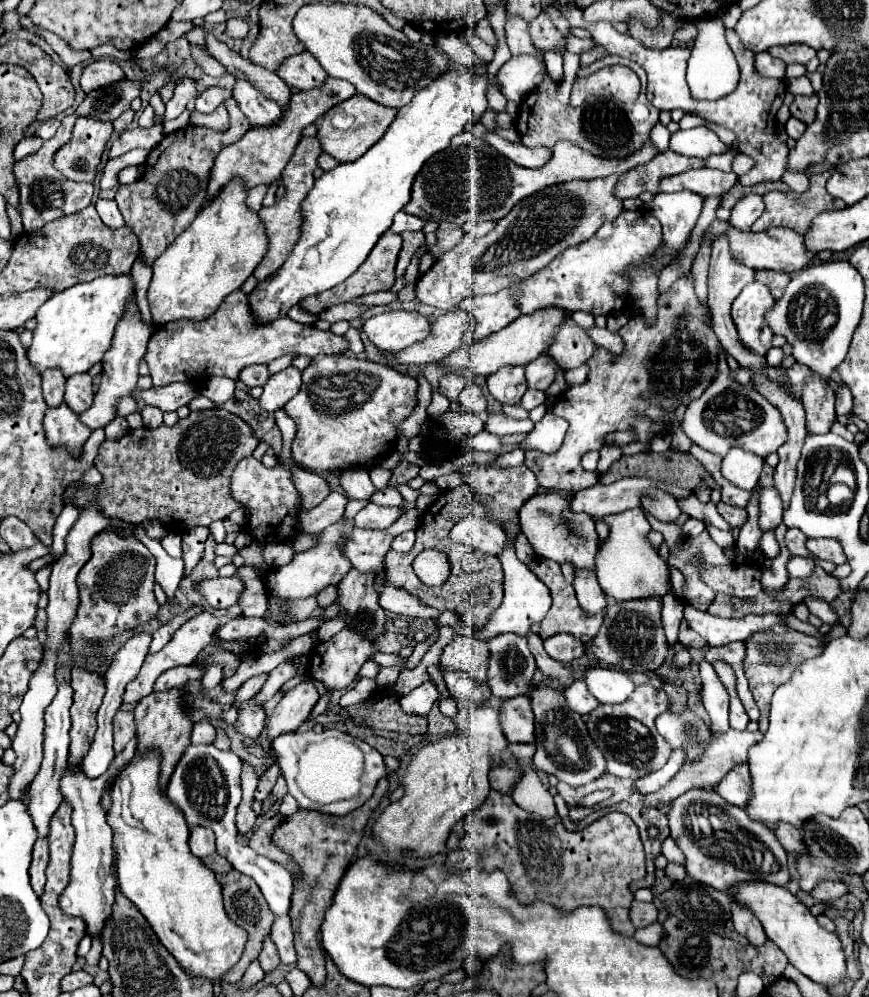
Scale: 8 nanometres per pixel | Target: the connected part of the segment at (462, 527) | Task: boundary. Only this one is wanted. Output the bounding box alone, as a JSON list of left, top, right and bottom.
[449,514,505,556]

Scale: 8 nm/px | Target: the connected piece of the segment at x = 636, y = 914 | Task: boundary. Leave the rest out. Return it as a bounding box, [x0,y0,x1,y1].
[629,902,657,928]

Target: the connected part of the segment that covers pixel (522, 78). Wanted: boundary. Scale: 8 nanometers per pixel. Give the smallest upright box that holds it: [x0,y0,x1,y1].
[497,56,543,102]

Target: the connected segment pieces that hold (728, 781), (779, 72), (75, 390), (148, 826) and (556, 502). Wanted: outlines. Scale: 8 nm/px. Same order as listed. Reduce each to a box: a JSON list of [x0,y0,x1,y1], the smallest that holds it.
[[717,764,751,808],[755,52,787,78],[65,372,93,414],[105,750,247,980],[519,492,597,570]]

